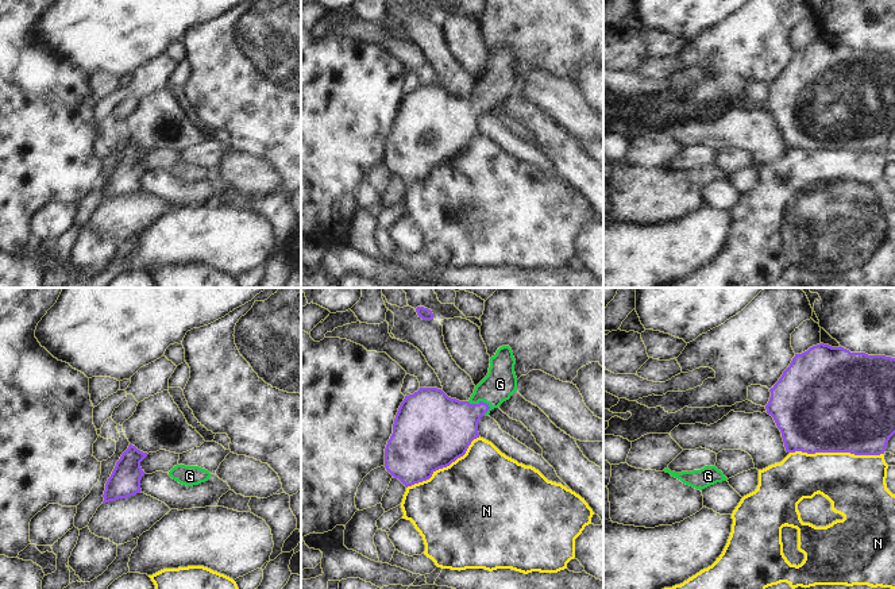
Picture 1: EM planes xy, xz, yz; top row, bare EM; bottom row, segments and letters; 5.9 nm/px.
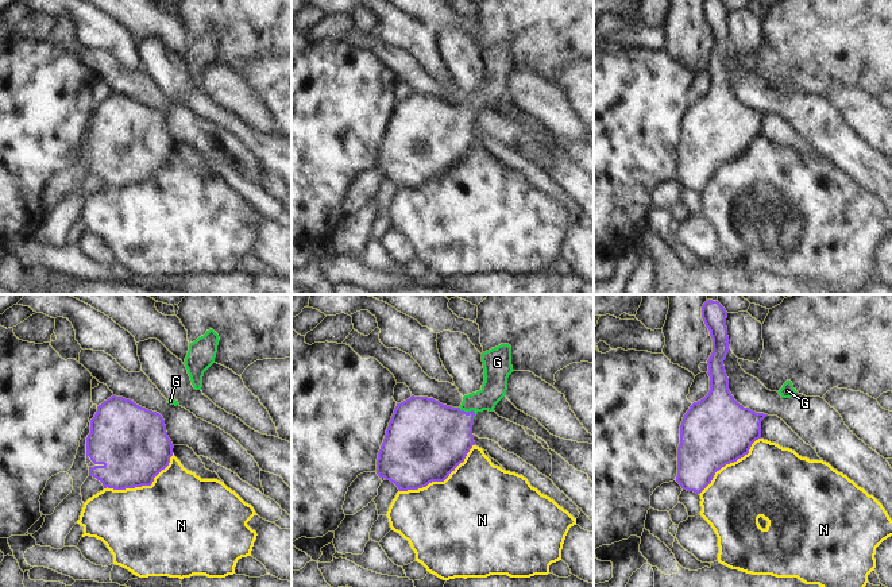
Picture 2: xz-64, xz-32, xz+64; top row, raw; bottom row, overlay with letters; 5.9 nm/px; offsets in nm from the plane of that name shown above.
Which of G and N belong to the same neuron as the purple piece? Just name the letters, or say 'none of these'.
G.

